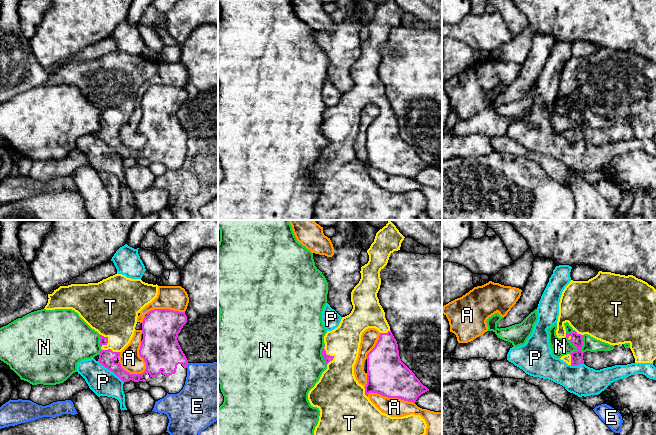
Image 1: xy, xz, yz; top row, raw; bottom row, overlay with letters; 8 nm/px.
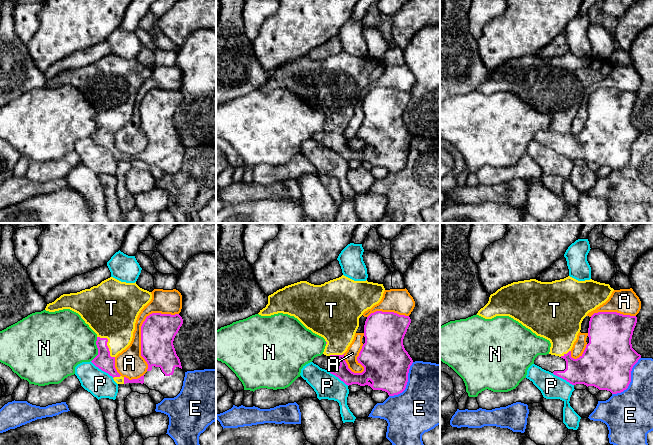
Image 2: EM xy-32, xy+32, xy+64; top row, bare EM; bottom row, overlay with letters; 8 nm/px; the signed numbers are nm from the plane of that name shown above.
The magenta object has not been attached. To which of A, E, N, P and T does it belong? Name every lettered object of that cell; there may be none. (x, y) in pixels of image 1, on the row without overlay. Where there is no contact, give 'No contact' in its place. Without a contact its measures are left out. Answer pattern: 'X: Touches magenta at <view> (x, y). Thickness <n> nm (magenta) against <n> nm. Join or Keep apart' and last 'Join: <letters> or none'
A: Touches magenta at xy (145, 138). Thickness 300 nm (magenta) against 170 nm. Keep apart
E: Touches magenta at xy (187, 140). Thickness 300 nm (magenta) against 380 nm. Keep apart
N: Touches magenta at xz (322, 130). Thickness 60 nm (magenta) against 500 nm. Keep apart
P: Touches magenta at xy (110, 146). Thickness 130 nm (magenta) against 220 nm. Keep apart
T: Touches magenta at xy (101, 125). Thickness 60 nm (magenta) against 280 nm. Join
Join: T

